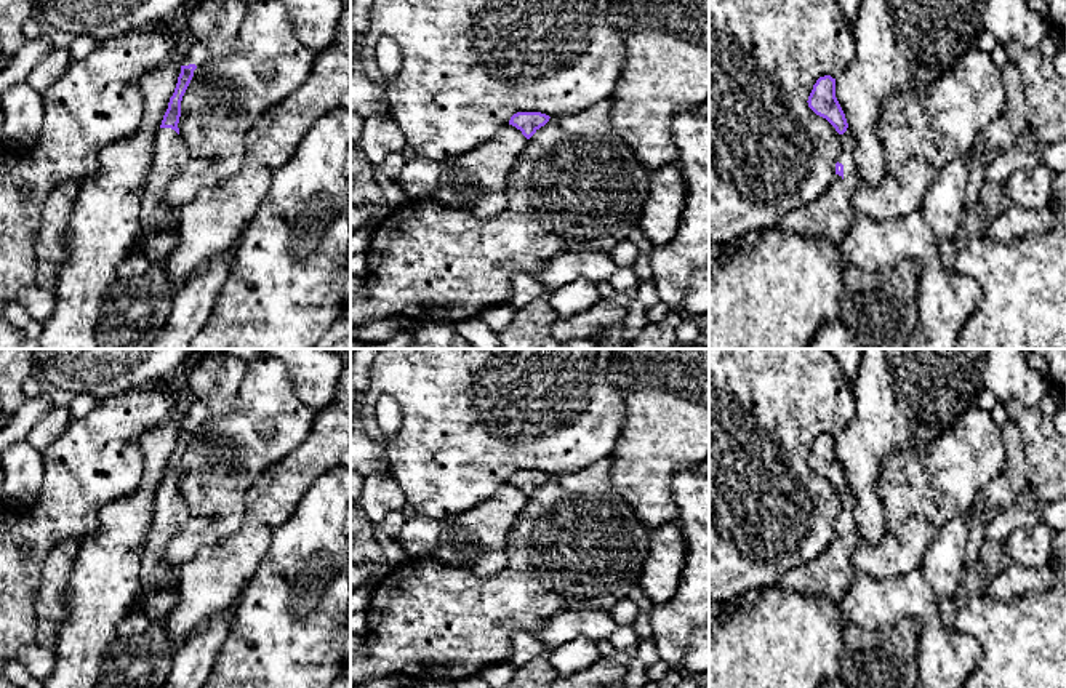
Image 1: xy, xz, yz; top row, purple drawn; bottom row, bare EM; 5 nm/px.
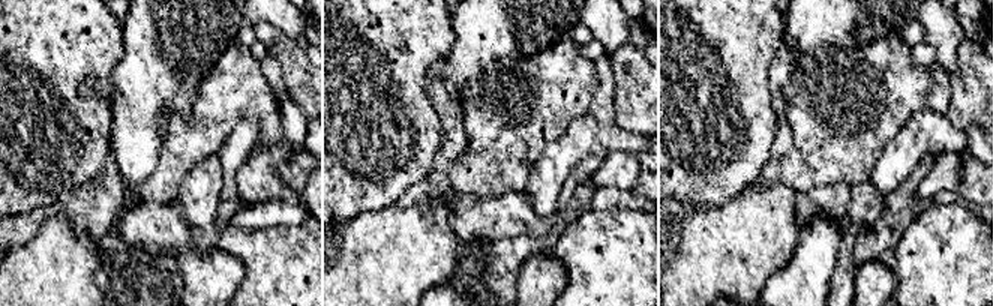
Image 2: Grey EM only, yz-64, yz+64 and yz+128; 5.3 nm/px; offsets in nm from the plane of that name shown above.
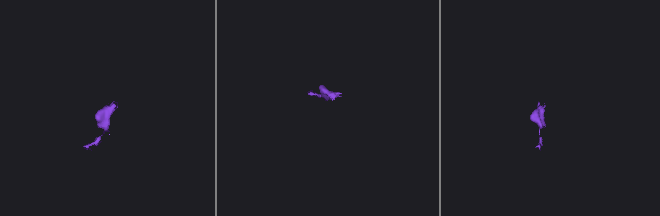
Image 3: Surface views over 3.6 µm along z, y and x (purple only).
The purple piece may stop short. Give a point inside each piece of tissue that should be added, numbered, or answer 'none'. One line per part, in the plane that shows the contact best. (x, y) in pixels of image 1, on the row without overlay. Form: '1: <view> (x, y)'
1: xy (213, 383)
2: yz (831, 573)

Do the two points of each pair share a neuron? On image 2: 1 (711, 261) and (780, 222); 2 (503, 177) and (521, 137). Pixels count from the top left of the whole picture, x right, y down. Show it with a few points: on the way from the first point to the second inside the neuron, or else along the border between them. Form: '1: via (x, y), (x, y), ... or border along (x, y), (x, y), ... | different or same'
1: via (728, 248), (737, 246), (764, 224) | same
2: via (503, 167), (503, 155), (510, 147) | same

